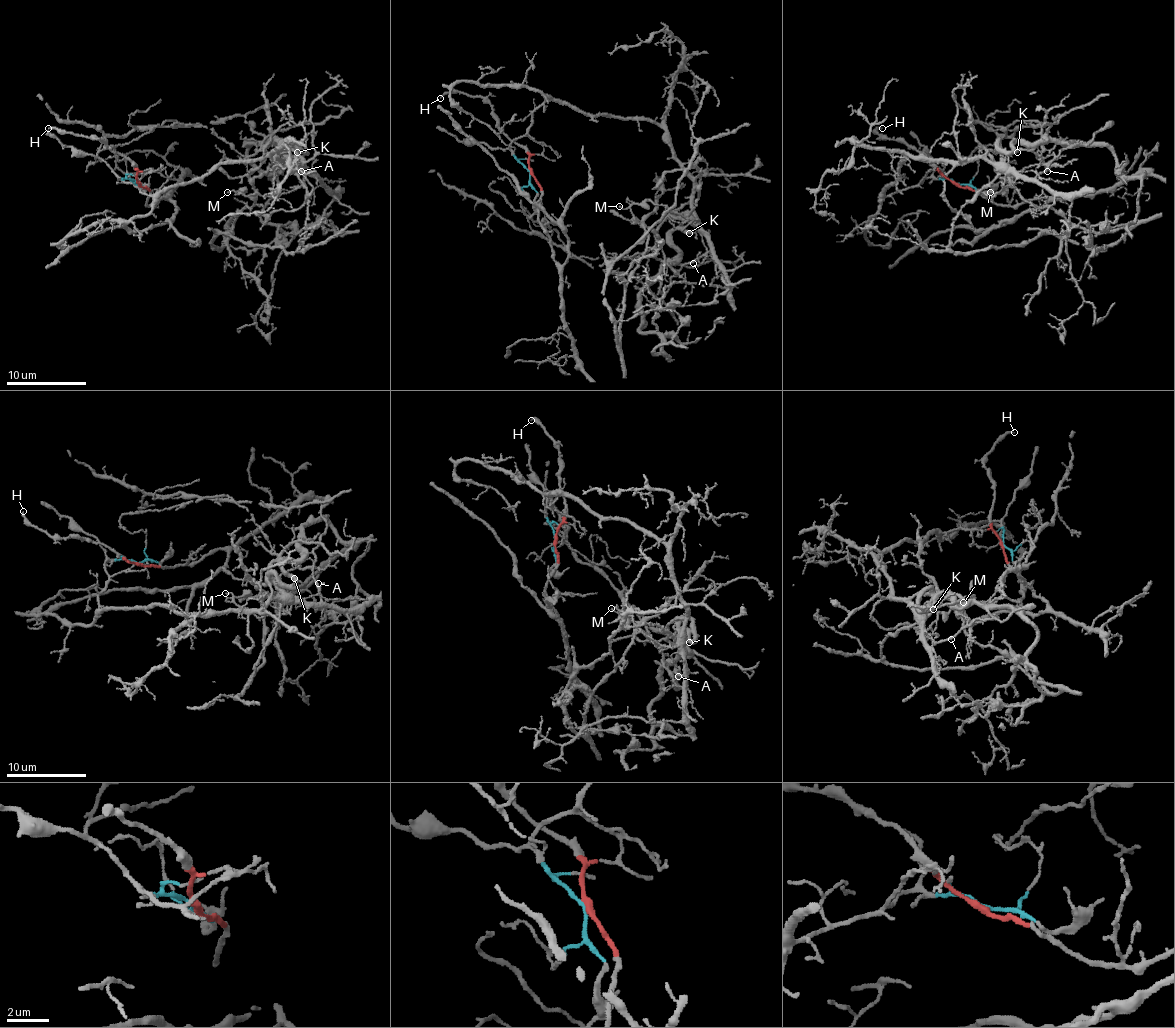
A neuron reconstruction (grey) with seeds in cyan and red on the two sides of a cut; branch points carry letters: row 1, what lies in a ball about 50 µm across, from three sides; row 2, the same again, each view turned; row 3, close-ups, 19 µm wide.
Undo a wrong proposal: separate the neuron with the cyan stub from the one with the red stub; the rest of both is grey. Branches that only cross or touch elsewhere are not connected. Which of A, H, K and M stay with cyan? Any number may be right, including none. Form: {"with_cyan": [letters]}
{"with_cyan": ["A", "K", "M"]}

